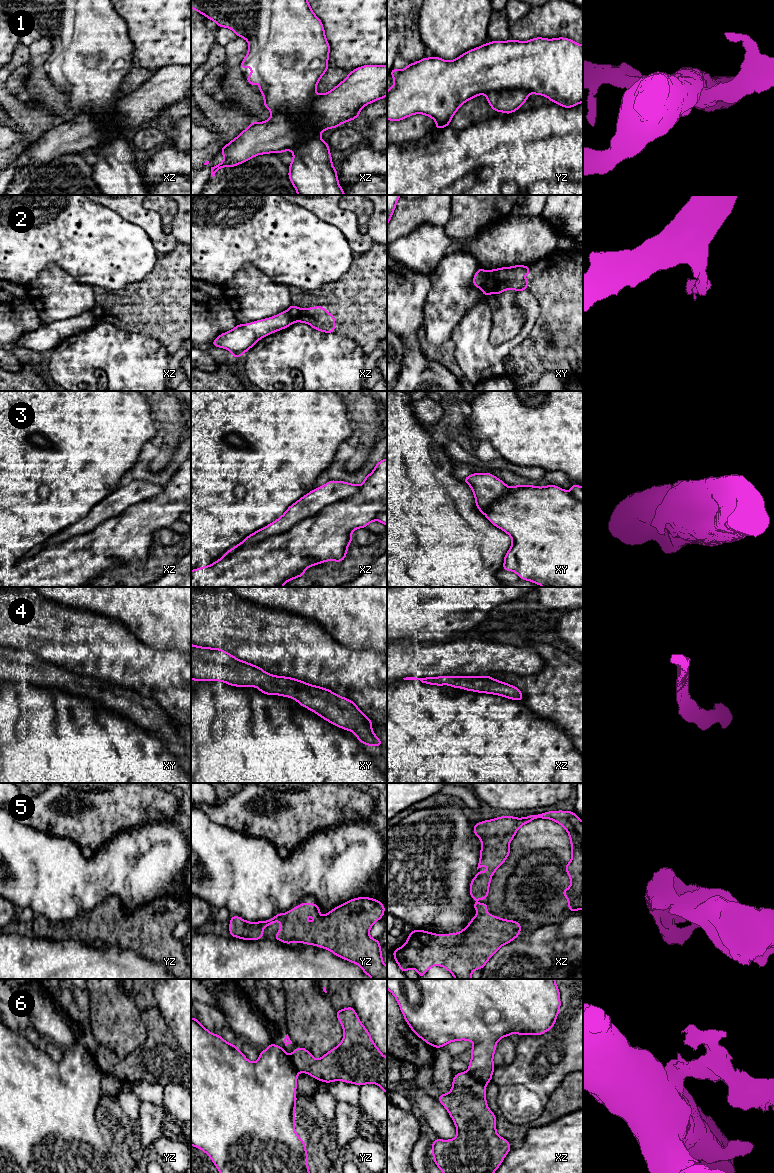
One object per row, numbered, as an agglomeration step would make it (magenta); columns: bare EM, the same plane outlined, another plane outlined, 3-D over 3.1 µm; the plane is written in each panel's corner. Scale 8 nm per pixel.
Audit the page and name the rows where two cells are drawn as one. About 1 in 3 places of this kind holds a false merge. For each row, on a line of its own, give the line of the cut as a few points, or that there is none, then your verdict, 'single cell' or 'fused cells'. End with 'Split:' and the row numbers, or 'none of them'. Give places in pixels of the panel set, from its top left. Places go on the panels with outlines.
1: cut in xz along (317, 95), (303, 124), (298, 124), (286, 113), (273, 114); fused cells
2: cut in xy along (485, 271), (485, 282), (481, 288); fused cells
3: cut in xz along (359, 486), (353, 495), (325, 505), (284, 532), (224, 556); fused cells
4: no cut; single cell
5: no cut; single cell
6: cut in xz along (468, 1073), (485, 1085); fused cells
Split: 1, 2, 3, 6

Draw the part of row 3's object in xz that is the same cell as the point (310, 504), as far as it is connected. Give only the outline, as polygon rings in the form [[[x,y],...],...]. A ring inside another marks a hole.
[[[330,480],[293,503],[285,513],[271,524],[247,536],[240,544],[228,550],[224,556],[248,545],[253,545],[264,539],[285,533],[298,522],[314,516],[322,508],[337,501],[354,496],[360,488],[356,484]]]

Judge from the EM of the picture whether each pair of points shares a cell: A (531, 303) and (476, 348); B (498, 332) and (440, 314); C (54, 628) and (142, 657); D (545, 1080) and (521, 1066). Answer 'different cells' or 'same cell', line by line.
A: same cell
B: different cells
C: same cell
D: same cell

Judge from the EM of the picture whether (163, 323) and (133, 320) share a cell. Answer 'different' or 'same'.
same

